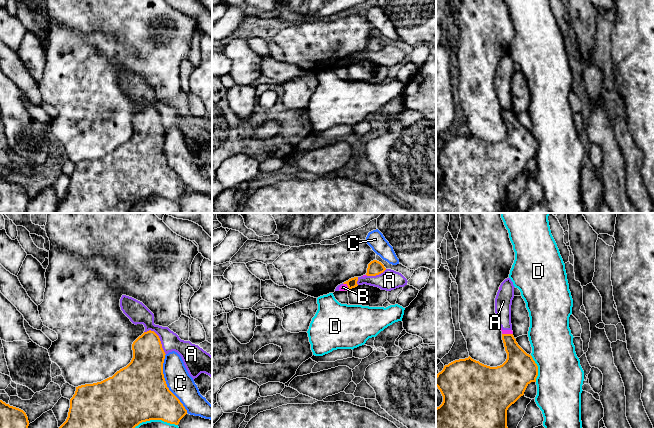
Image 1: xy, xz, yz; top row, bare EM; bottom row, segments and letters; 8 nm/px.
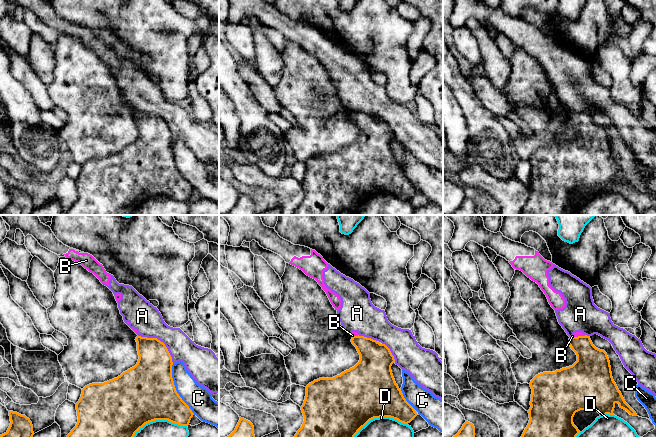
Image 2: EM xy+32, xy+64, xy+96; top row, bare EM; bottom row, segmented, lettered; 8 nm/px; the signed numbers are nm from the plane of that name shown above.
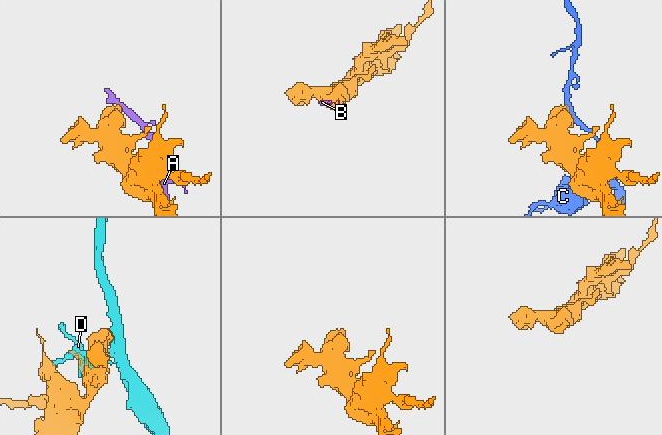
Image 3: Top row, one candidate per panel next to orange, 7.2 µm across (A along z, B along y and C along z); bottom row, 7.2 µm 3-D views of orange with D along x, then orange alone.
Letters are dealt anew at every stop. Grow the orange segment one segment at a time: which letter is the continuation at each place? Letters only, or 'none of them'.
none of them

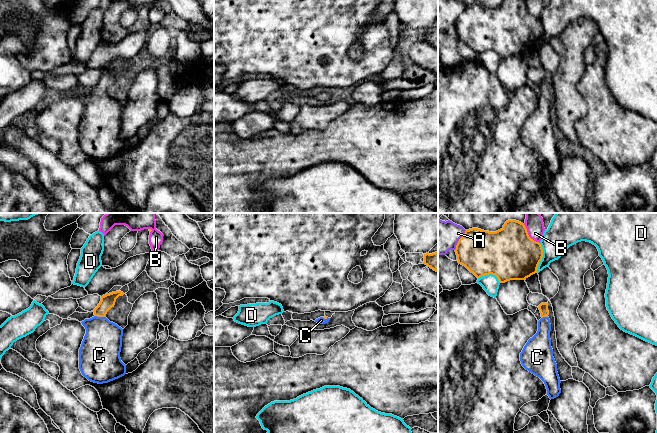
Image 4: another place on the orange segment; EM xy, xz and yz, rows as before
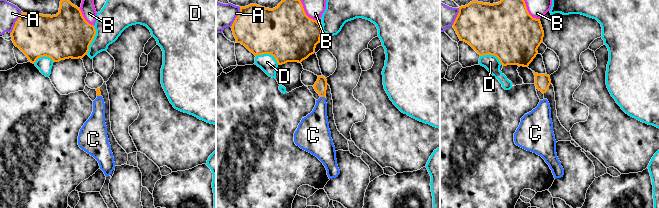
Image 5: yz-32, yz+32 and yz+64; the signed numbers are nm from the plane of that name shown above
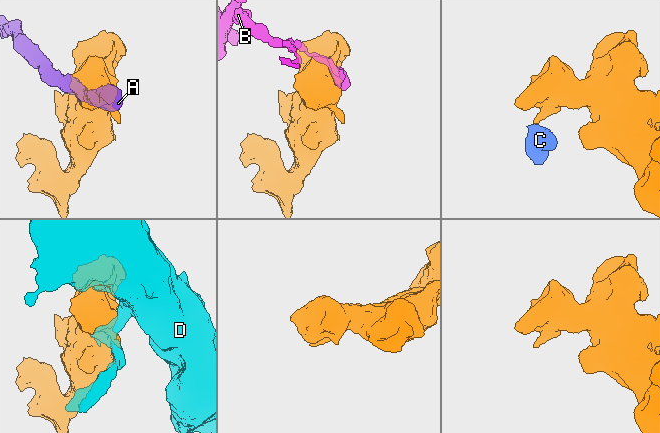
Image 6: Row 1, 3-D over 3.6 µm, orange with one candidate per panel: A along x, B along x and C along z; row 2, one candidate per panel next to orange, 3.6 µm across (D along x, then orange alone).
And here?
C

